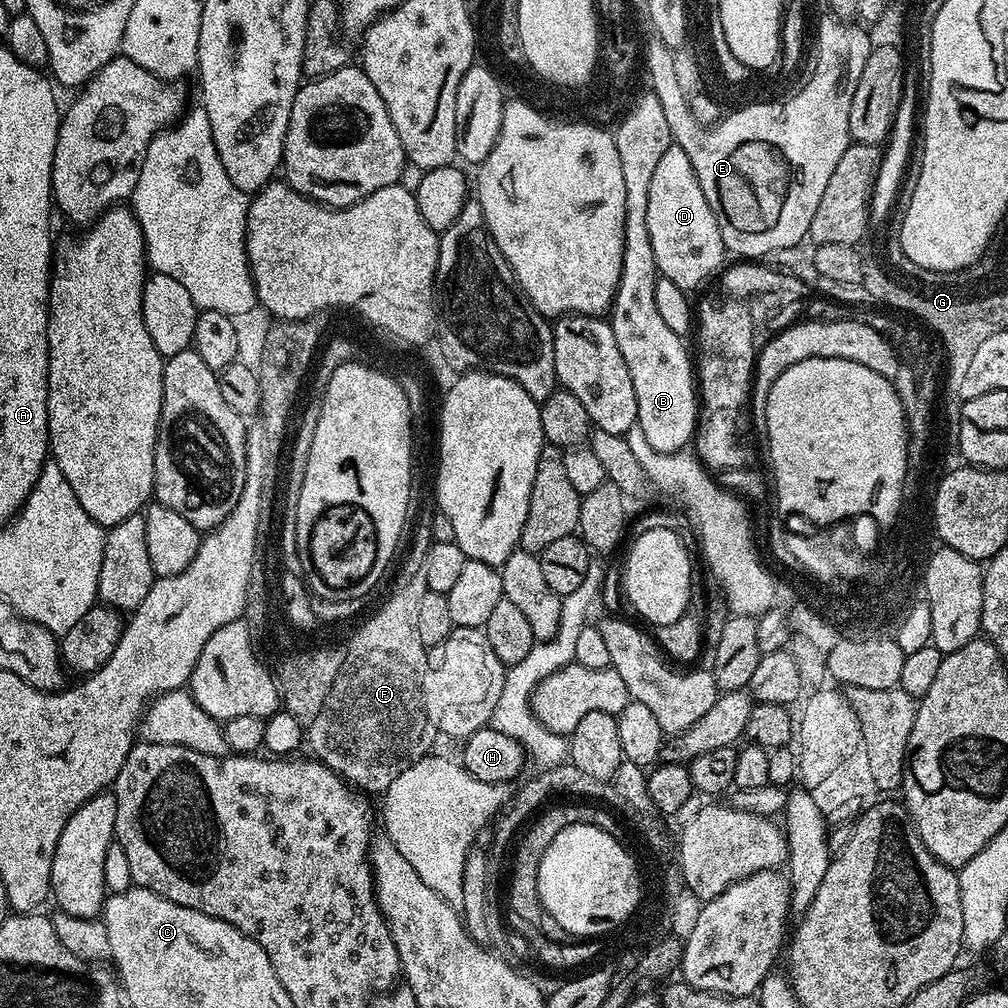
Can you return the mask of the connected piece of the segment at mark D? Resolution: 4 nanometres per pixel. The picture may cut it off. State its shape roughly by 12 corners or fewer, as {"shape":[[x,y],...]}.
{"shape":[[686,150],[654,169],[646,230],[657,273],[693,290],[725,263]]}

